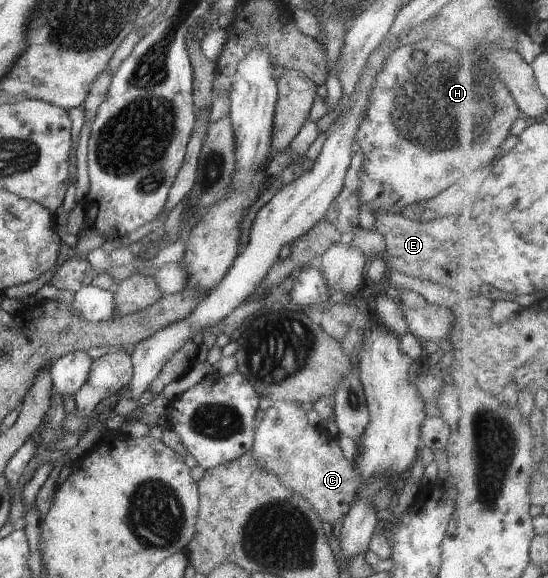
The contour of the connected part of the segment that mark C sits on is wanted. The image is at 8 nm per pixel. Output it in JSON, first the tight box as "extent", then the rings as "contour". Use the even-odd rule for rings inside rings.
{"extent":[250,400,361,531],"contour":[[[276,400],[273,402],[273,405],[265,409],[261,421],[255,423],[255,432],[250,451],[253,455],[255,455],[253,459],[257,459],[257,463],[259,463],[265,471],[271,471],[272,473],[275,473],[279,479],[281,479],[281,485],[285,485],[287,489],[291,489],[291,491],[295,491],[295,493],[299,491],[299,493],[301,493],[301,495],[303,495],[305,499],[311,503],[311,507],[315,509],[315,513],[319,515],[319,519],[326,521],[329,524],[327,529],[337,531],[338,527],[341,526],[344,516],[348,513],[350,505],[354,501],[354,497],[356,496],[357,490],[361,487],[361,483],[359,481],[359,473],[353,469],[352,460],[347,460],[343,457],[336,437],[331,437],[321,426],[311,427],[311,425],[307,422],[306,412],[303,411],[300,404],[291,401]]]}

